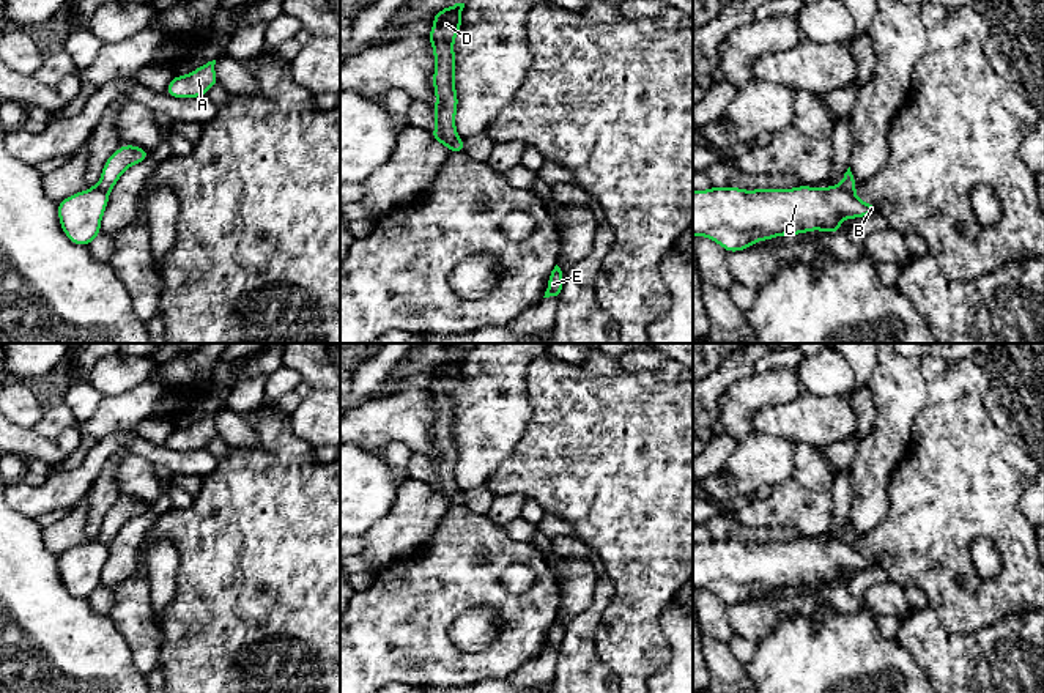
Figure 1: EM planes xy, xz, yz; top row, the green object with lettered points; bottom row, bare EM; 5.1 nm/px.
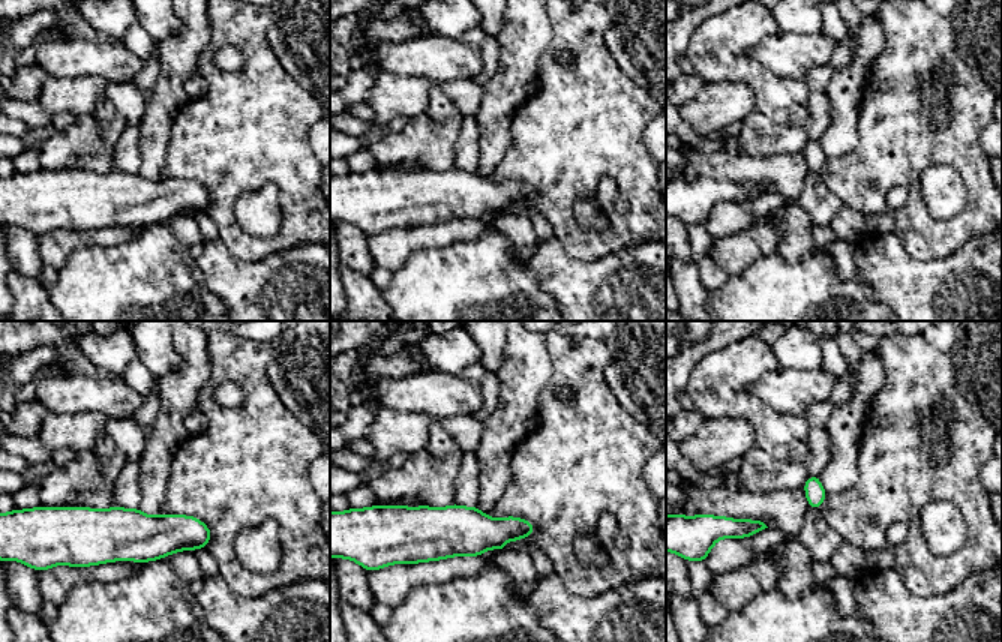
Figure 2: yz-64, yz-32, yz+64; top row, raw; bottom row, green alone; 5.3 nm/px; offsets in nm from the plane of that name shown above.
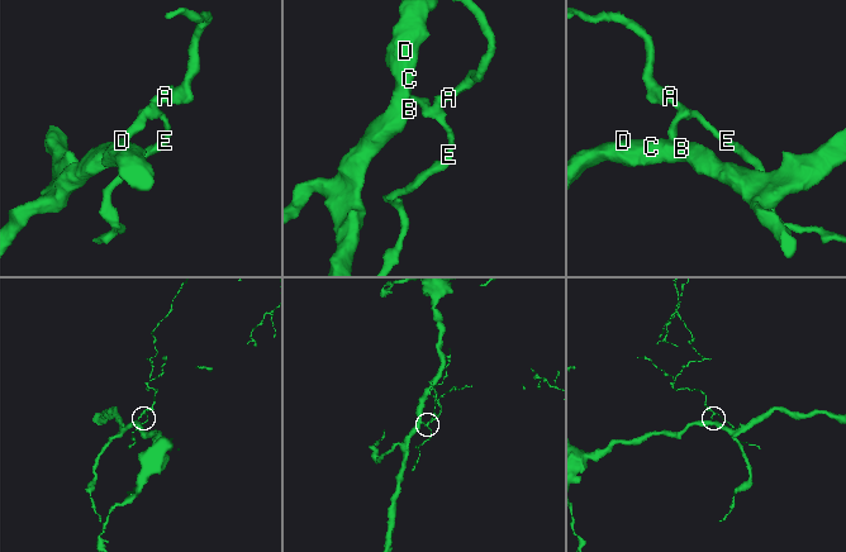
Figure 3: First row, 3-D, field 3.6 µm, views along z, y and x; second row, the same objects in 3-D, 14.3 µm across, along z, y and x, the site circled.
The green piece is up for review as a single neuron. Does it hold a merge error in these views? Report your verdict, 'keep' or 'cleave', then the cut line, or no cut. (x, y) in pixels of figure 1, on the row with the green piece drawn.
cleave; cut yz (836, 185), (852, 192)

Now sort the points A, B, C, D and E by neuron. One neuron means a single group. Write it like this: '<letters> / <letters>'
A E / B C D

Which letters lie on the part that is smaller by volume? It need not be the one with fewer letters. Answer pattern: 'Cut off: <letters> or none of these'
Cut off: A, E

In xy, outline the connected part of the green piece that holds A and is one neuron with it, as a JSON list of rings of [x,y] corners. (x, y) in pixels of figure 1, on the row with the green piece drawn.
[[[216,60],[197,68],[187,76],[173,76],[172,82],[165,88],[165,94],[172,98],[198,98],[217,85],[217,77],[214,71]]]

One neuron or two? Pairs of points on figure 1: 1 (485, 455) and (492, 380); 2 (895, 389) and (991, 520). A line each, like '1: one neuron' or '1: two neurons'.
1: one neuron
2: two neurons

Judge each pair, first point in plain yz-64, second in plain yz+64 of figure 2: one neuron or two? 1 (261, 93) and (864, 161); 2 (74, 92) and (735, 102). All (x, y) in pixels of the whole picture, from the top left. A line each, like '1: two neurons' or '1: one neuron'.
1: one neuron
2: one neuron

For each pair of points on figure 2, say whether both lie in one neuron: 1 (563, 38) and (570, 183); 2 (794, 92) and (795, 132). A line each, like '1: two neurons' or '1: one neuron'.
1: one neuron
2: one neuron

